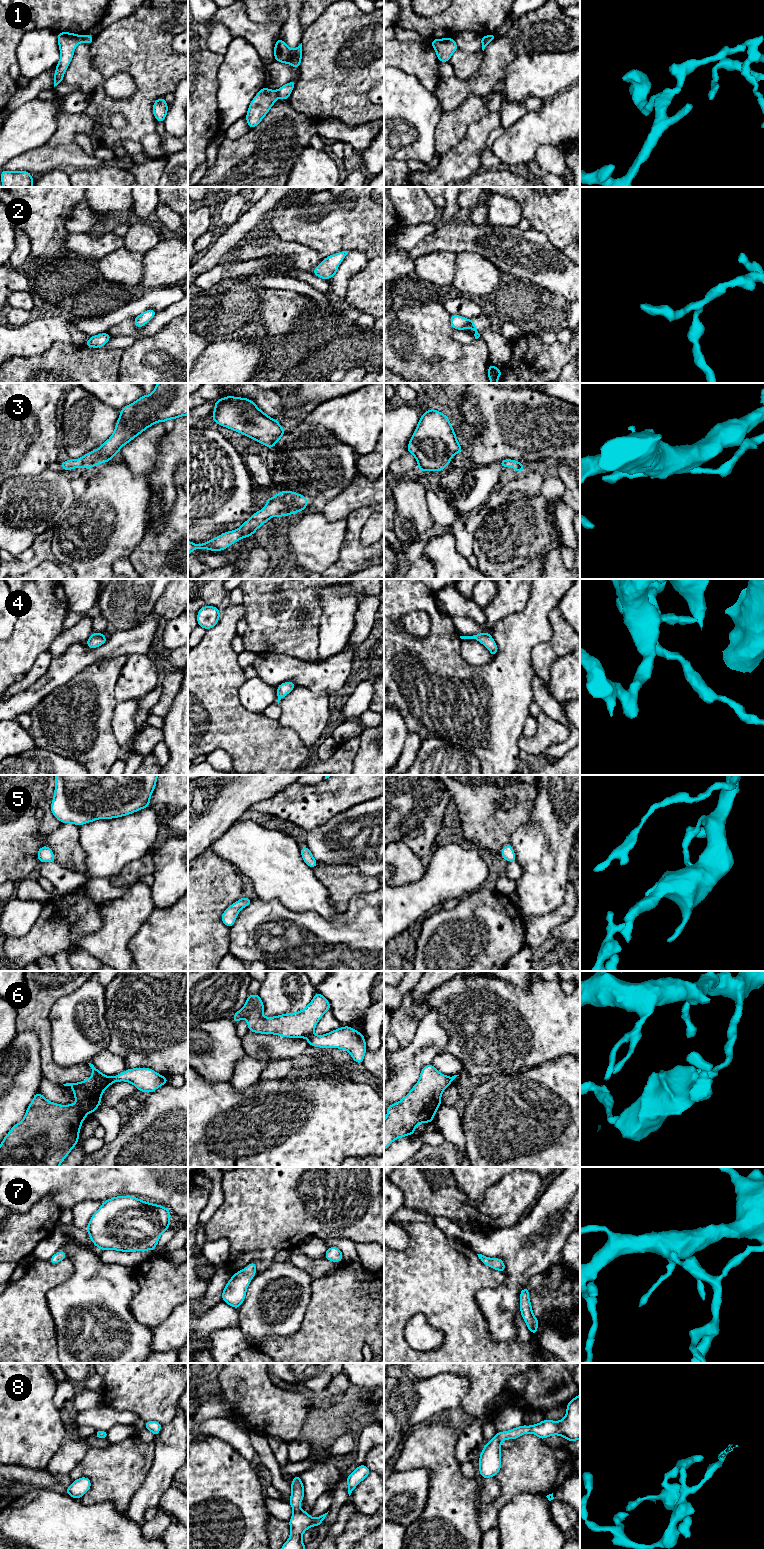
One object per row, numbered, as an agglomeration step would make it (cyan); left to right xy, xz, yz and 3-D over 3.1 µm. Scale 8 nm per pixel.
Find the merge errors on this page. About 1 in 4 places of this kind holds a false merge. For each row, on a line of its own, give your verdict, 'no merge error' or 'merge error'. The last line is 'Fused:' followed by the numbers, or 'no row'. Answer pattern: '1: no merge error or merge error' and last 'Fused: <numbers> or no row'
1: merge error
2: no merge error
3: no merge error
4: no merge error
5: no merge error
6: merge error
7: no merge error
8: no merge error
Fused: 1, 6

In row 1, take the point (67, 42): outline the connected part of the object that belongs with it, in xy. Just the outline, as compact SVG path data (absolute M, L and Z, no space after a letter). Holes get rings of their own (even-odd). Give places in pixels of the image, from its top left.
M69 32L57 33L57 37L61 55L54 74L54 87L63 82L64 73L74 56L74 50L78 44L83 42L83 35Z

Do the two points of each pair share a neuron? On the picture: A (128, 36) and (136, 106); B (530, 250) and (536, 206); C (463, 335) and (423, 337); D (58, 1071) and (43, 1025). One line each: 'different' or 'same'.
A: same
B: different
C: different
D: same

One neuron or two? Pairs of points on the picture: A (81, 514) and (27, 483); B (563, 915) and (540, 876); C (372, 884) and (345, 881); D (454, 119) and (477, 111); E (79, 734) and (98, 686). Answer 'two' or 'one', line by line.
A: two
B: two
C: one
D: one
E: one

